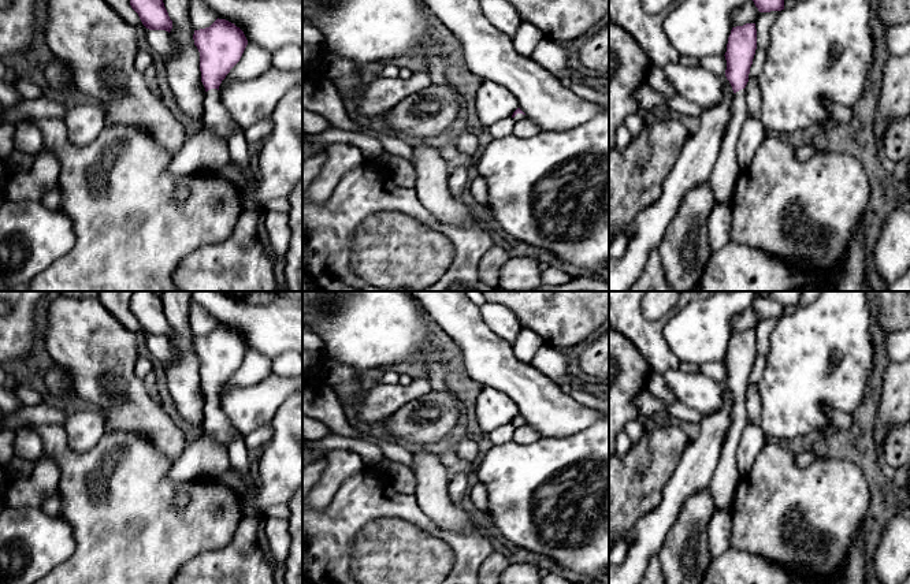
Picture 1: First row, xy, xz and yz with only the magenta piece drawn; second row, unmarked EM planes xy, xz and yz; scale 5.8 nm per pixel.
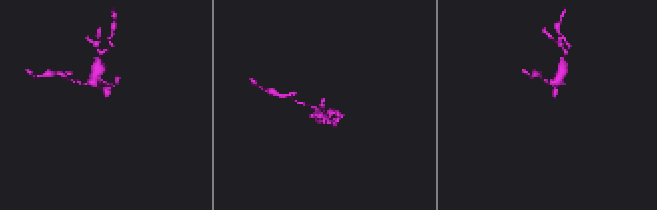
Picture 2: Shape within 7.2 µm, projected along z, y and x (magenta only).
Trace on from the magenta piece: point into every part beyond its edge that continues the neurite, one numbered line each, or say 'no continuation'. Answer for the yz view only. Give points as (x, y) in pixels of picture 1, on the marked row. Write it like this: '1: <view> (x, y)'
1: yz (723, 181)

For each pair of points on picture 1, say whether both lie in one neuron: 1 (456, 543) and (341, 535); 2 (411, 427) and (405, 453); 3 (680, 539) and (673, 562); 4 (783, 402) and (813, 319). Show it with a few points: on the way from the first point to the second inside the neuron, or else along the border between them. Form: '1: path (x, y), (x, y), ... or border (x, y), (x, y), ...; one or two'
1: path (427, 524), (408, 509), (370, 509); one
2: border (387, 436), (407, 446); two
3: path (680, 545), (678, 557); one
4: path (799, 382), (810, 367), (810, 339); one

